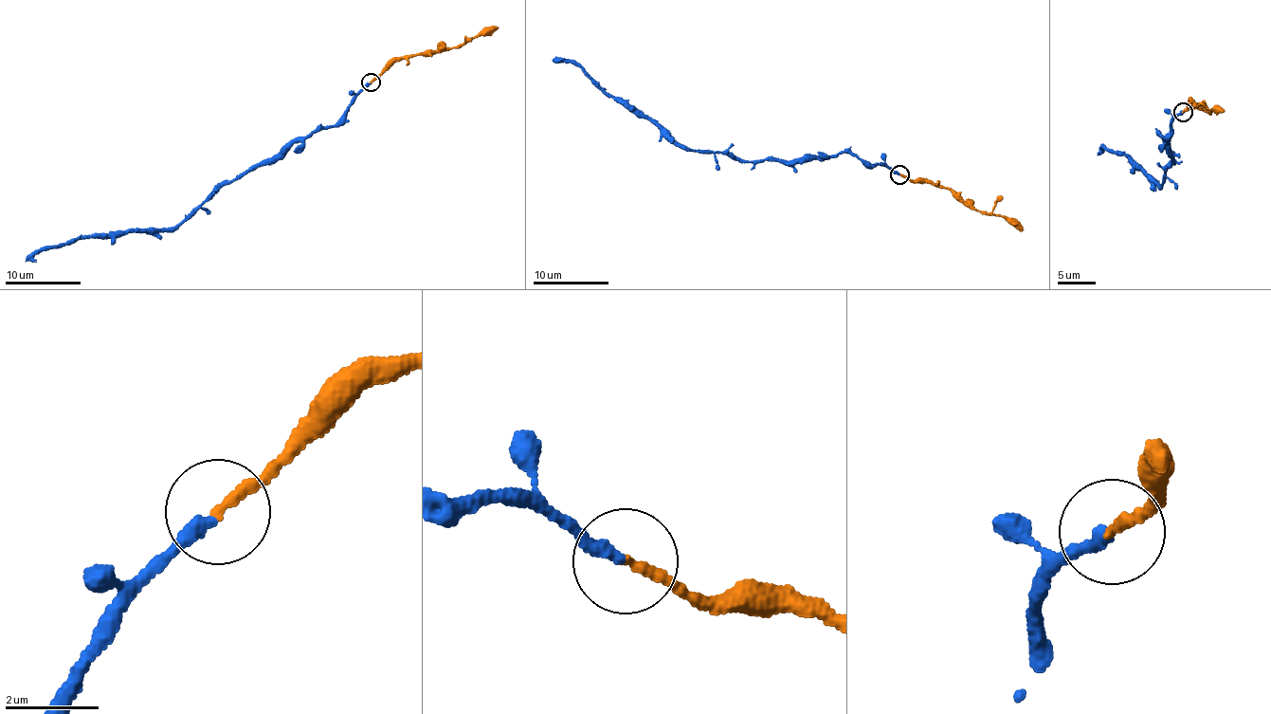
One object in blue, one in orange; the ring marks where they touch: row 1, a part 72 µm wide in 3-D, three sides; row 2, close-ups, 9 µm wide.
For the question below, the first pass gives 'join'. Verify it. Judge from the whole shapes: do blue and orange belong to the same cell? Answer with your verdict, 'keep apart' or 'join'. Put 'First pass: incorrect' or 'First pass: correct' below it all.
join
First pass: correct

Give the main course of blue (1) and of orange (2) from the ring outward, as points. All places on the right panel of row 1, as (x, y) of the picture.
1: (1183, 112), (1172, 119), (1172, 130), (1160, 133), (1175, 160), (1159, 185), (1133, 158), (1105, 147), (1100, 152)
2: (1183, 112), (1192, 101), (1207, 114), (1212, 110), (1223, 111)

